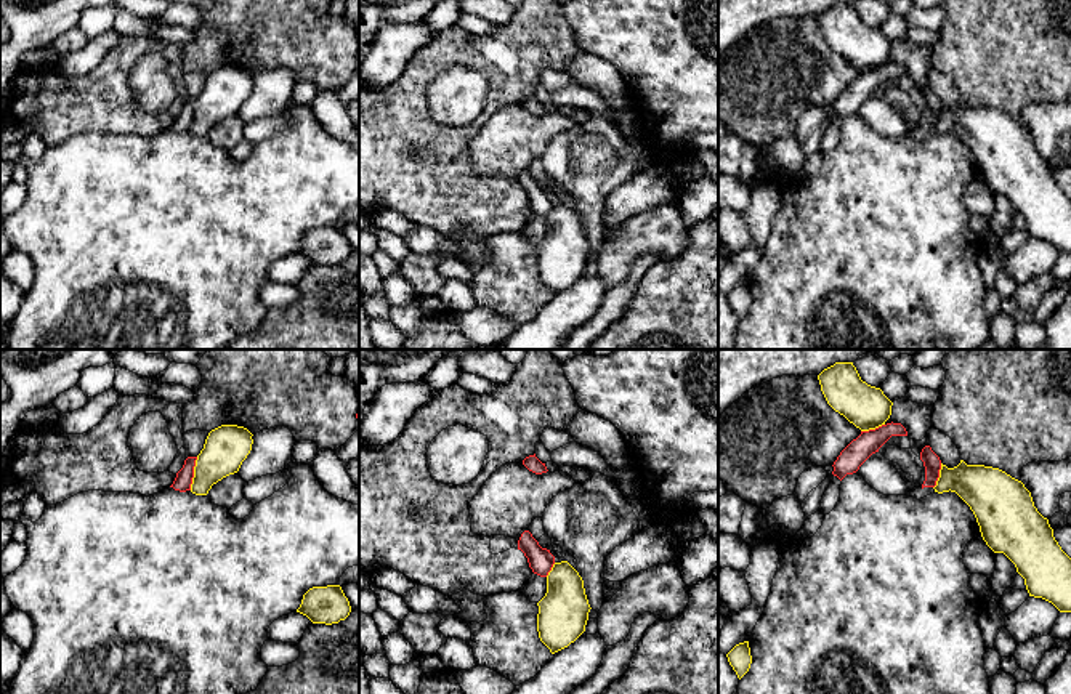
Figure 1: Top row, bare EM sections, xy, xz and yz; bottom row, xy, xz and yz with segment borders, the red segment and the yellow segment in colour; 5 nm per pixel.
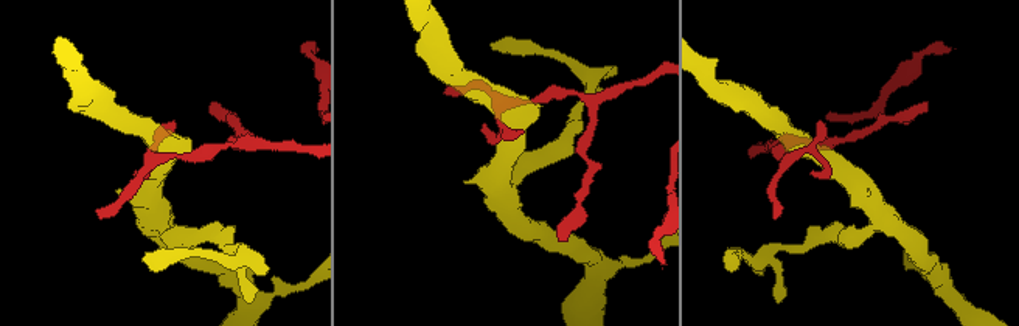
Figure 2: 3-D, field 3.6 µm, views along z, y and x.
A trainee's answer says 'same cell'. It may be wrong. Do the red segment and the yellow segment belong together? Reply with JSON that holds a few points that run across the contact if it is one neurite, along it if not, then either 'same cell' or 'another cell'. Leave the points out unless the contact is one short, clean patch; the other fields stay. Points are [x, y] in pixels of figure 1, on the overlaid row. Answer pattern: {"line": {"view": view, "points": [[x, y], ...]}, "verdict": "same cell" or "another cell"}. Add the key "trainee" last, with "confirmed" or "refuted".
{"verdict": "another cell", "trainee": "refuted"}

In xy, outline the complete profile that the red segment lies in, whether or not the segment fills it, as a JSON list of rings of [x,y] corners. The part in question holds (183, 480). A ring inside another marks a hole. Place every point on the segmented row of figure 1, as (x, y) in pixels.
[[[188,457],[184,460],[183,468],[176,473],[176,478],[170,487],[180,492],[191,490],[192,478],[194,478],[194,466],[197,457]]]

